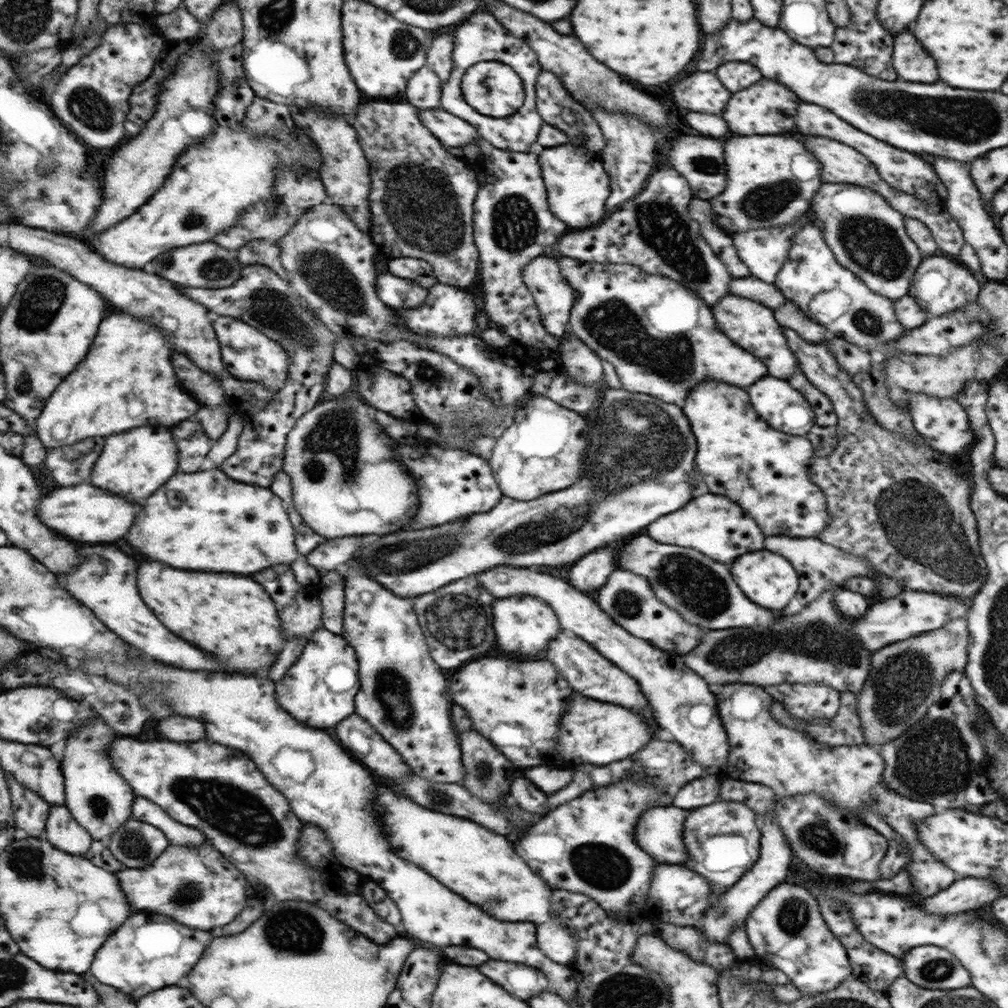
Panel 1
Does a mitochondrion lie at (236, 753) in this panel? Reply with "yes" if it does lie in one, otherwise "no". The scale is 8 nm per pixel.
no

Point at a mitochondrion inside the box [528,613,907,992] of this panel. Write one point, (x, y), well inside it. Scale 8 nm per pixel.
(818, 641)

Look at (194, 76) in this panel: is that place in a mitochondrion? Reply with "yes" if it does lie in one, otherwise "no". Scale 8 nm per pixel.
no

